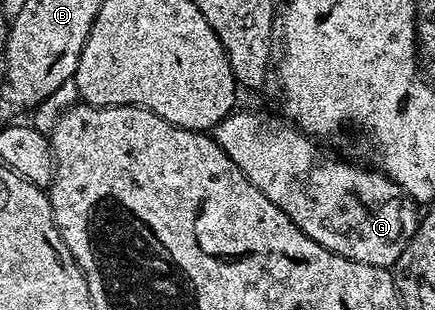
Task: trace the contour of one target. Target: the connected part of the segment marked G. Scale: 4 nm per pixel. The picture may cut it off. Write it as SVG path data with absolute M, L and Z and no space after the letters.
M240 110L228 114L222 122L218 122L211 136L241 169L243 176L247 176L247 180L251 180L251 184L255 184L255 188L259 188L259 192L263 192L263 196L271 200L271 204L287 212L293 223L307 236L311 236L315 244L323 244L323 248L339 256L347 256L347 260L355 260L359 264L392 268L419 225L419 206L413 201L413 197L403 192L403 188L392 182L382 171L328 158L310 135L298 130L288 121L280 117L264 118L249 110Z

